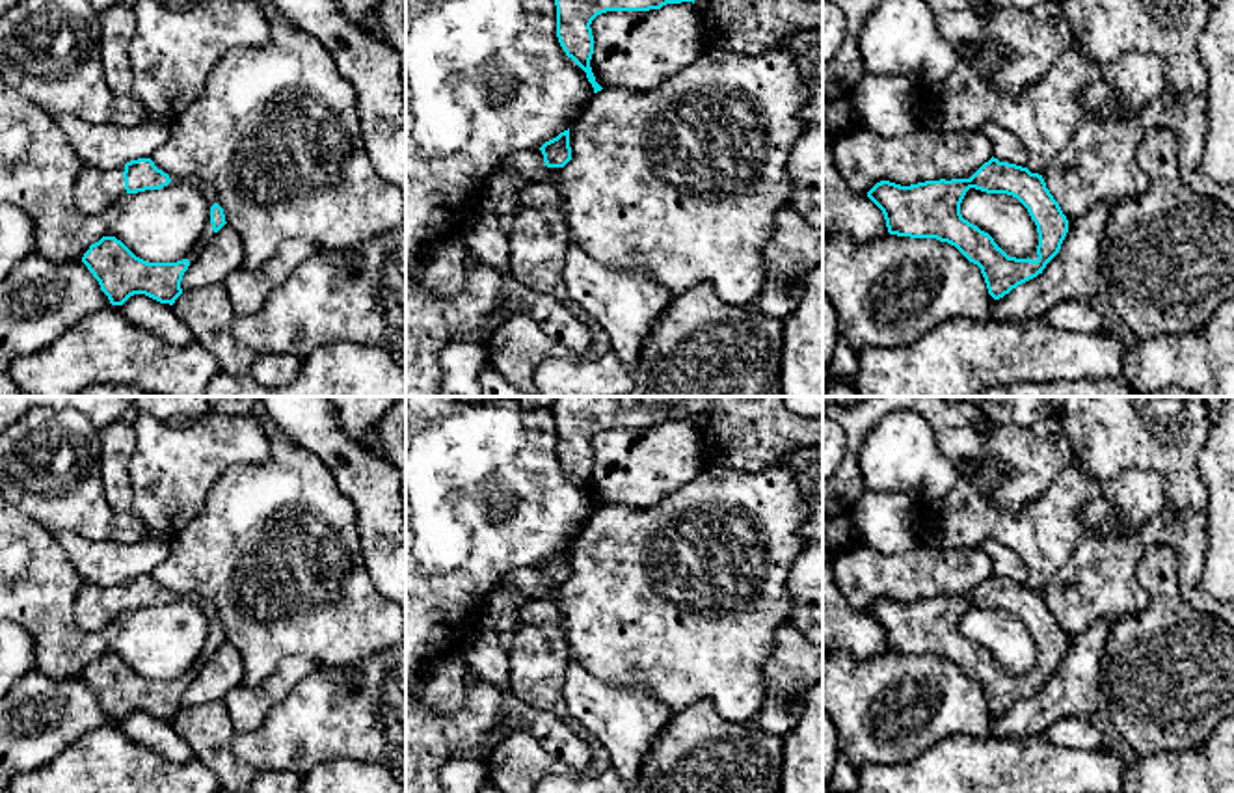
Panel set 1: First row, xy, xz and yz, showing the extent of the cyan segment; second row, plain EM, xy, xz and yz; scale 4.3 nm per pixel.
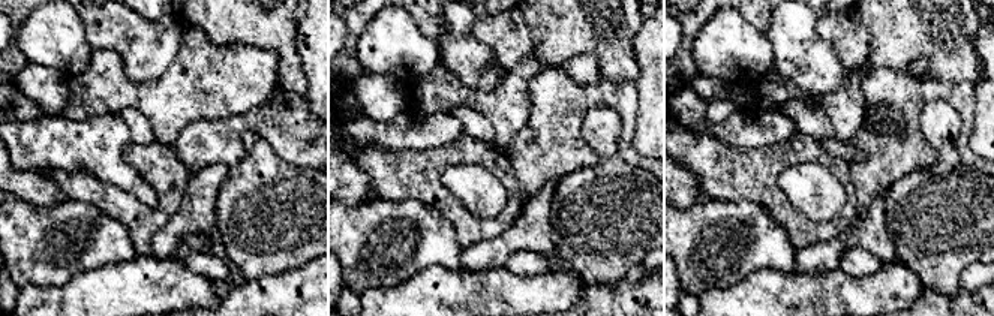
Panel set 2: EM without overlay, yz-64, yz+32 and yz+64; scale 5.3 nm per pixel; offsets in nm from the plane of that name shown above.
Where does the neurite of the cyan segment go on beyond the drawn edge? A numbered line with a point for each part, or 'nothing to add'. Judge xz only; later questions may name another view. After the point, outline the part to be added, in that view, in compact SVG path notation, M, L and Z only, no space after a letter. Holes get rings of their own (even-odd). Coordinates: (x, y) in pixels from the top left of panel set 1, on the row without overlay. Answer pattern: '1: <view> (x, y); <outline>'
nothing to add

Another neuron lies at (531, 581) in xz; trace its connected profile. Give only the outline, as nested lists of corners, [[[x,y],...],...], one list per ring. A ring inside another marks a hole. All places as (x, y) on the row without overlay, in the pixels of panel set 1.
[[[517,568],[503,573],[499,583],[510,585],[532,599],[557,603],[562,585],[547,585],[542,568]]]

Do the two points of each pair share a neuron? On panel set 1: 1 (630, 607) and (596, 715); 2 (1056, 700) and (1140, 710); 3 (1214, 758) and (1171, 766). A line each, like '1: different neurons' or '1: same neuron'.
1: different neurons
2: different neurons
3: same neuron

